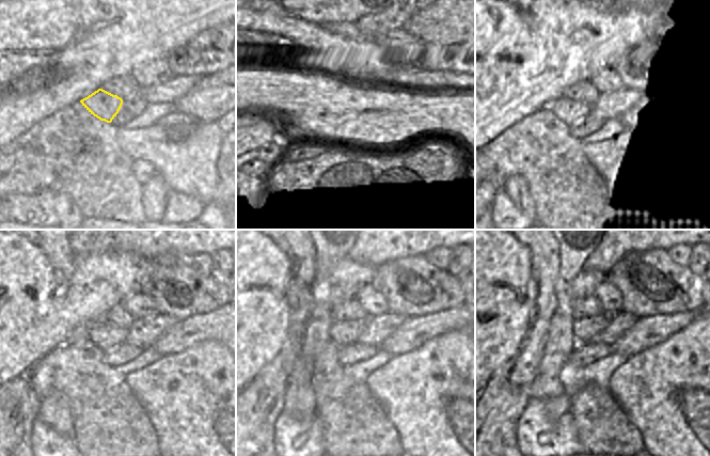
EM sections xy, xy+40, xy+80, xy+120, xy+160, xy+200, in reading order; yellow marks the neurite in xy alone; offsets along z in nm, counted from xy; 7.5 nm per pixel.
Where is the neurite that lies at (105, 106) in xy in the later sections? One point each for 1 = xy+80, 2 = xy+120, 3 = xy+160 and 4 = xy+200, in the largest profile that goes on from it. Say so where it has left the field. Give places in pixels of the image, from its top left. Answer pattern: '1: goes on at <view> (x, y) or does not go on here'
1: goes on at xy+80 (578, 101)
2: goes on at xy+120 (104, 333)
3: goes on at xy+160 (342, 333)
4: goes on at xy+200 (584, 329)

